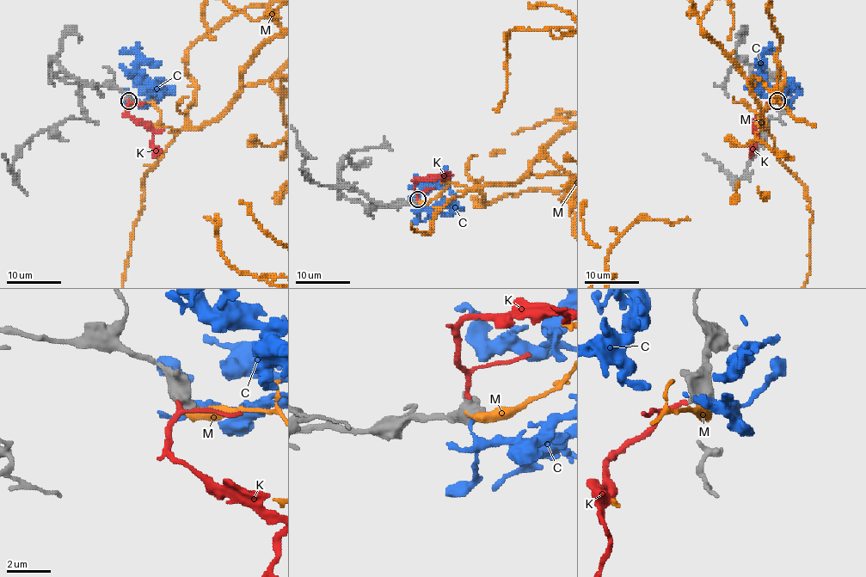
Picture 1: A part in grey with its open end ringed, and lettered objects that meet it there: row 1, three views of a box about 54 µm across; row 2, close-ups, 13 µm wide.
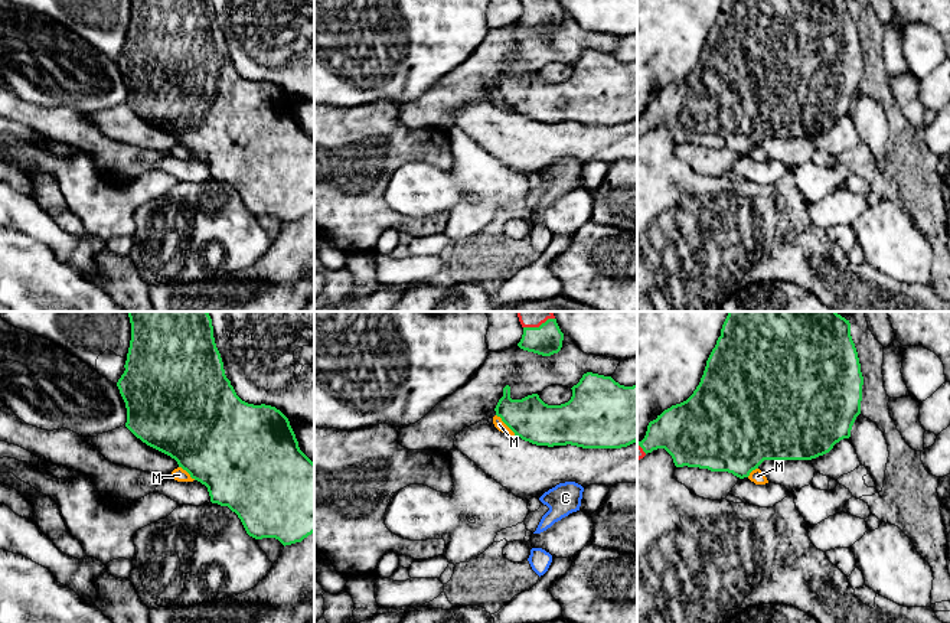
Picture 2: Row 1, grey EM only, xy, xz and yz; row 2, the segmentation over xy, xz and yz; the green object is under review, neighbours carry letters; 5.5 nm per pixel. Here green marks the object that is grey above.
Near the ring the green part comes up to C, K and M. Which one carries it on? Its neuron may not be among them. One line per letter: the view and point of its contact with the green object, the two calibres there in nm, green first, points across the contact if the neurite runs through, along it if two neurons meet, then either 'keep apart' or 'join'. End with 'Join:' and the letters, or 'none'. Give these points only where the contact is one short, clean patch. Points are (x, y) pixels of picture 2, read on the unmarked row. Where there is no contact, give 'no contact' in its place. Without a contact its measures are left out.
C: no contact | keep apart
K: xz (532, 5) | 170/30 nm | across xz (547, 16), (532, 5), (524, 2) | join
M: xz (505, 100) | 240/60 nm | keep apart
Join: K

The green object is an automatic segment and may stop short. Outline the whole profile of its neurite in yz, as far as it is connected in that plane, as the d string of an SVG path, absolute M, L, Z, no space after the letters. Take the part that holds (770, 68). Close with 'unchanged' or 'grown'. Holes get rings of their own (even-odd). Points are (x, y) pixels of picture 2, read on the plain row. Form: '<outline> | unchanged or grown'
M724 0L693 71L665 87L637 120L637 137L665 125L676 144L728 149L744 156L764 137L812 137L851 114L861 91L864 53L851 0Z | grown

